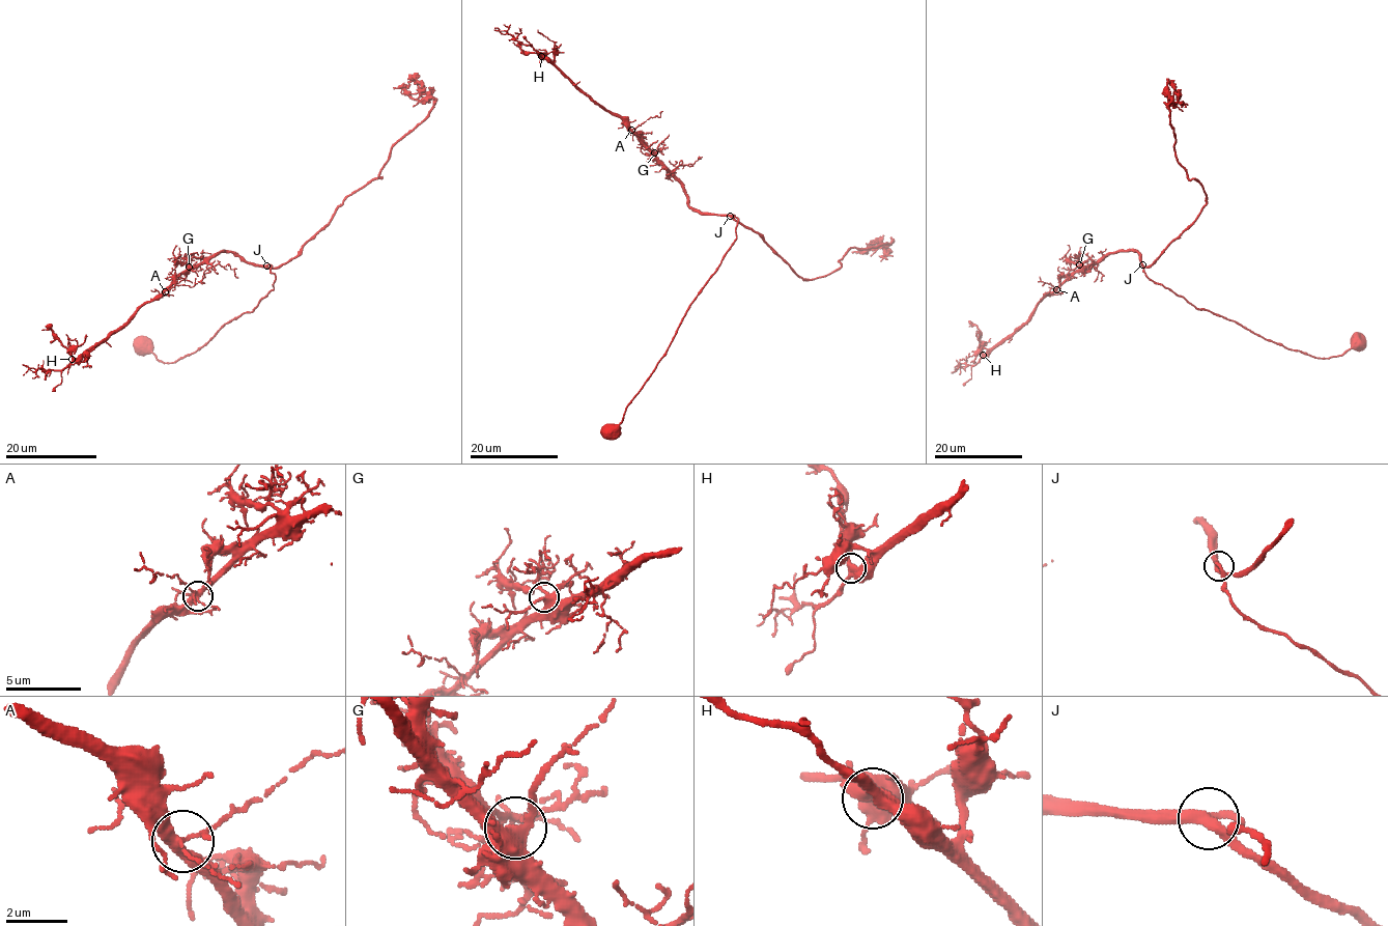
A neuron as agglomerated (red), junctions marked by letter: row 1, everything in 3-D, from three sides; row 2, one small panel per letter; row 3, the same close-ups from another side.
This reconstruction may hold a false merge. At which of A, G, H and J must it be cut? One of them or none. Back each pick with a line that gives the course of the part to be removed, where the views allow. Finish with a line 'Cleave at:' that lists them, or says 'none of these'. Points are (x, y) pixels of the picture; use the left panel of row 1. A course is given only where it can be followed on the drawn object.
Cleave at: none of these

